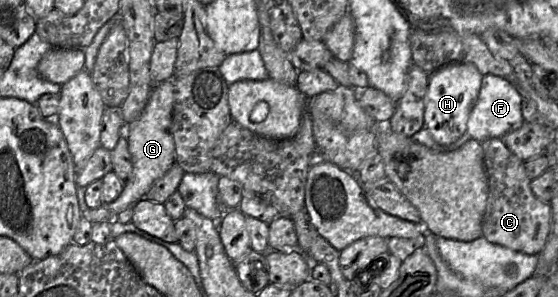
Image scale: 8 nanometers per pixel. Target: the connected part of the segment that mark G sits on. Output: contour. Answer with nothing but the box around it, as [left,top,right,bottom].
[82,80,176,224]

